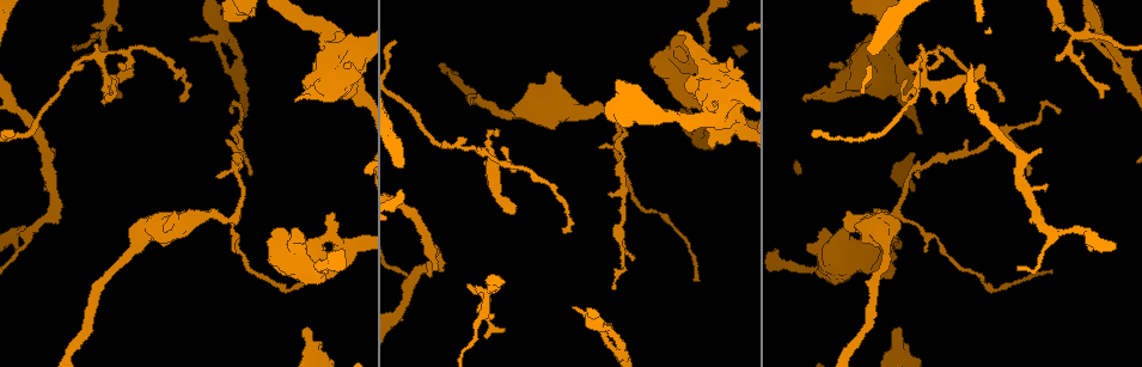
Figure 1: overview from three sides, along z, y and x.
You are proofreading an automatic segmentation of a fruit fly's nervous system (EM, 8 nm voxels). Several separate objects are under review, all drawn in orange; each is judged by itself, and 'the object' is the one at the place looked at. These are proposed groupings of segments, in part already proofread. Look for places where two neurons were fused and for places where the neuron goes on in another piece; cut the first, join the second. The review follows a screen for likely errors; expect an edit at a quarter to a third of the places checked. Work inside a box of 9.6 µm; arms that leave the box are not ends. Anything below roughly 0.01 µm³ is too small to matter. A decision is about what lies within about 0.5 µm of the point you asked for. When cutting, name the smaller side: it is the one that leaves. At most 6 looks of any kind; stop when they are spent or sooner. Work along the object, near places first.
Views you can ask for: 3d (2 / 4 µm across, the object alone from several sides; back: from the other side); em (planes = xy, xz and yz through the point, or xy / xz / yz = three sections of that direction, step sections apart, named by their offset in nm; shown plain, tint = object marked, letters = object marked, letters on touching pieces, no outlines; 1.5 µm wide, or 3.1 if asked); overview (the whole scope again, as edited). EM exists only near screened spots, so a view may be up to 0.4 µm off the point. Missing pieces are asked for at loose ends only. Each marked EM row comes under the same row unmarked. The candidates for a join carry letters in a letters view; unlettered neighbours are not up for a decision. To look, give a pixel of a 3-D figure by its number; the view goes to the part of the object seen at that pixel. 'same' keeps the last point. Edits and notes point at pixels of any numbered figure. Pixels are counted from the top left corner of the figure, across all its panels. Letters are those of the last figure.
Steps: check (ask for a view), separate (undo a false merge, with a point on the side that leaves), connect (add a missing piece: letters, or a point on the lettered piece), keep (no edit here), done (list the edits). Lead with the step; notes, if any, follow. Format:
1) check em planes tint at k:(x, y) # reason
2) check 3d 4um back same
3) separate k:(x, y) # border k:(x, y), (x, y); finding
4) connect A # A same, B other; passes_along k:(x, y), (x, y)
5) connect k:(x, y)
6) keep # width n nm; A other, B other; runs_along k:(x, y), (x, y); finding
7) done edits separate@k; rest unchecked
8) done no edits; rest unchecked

check 3d 4um at 1:(892, 246) # stops while still wide

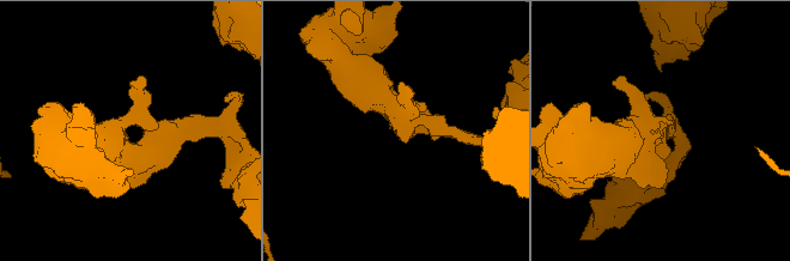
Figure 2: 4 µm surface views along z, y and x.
check em planes letters at 2:(660, 127) # arm_widths 200, 400 nm

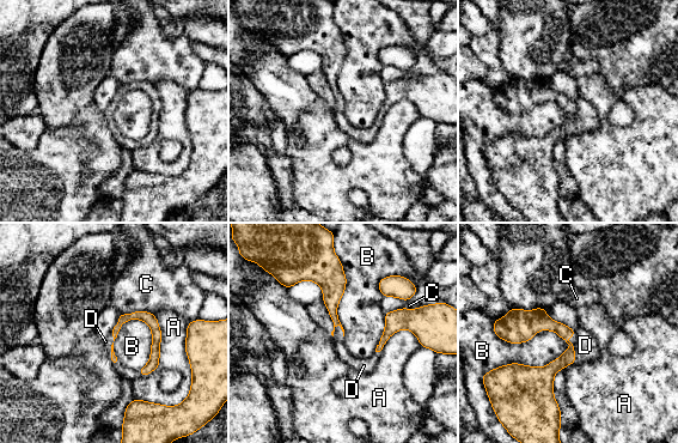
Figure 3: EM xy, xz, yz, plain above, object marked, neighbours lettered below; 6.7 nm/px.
connect D # A other, B other, C other, D same; it goes on there

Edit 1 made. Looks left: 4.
check em planes letters at 1:(514, 212)

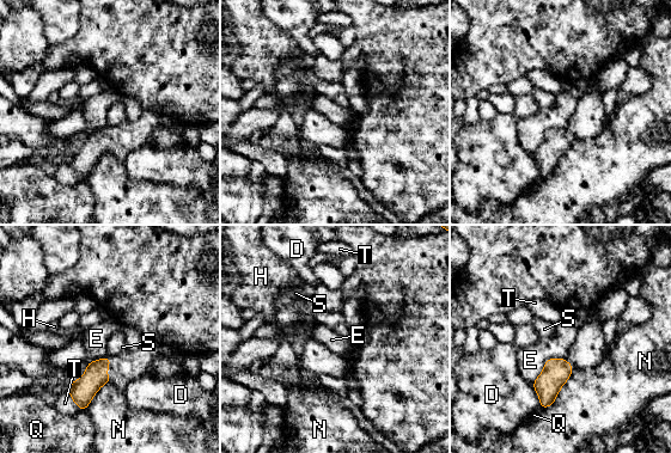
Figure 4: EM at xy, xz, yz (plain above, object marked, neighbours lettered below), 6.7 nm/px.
keep # D other, E other, H other, N other, Q other, S other, T other; border 4:(574, 367), (555, 401), (541, 409); none of them fits

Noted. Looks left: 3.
check 3d 4um at 1:(232, 114) # tapers out

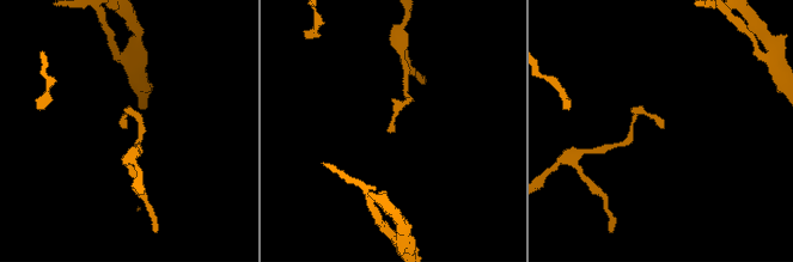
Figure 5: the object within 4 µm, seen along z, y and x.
check em planes letters at 5:(661, 126)

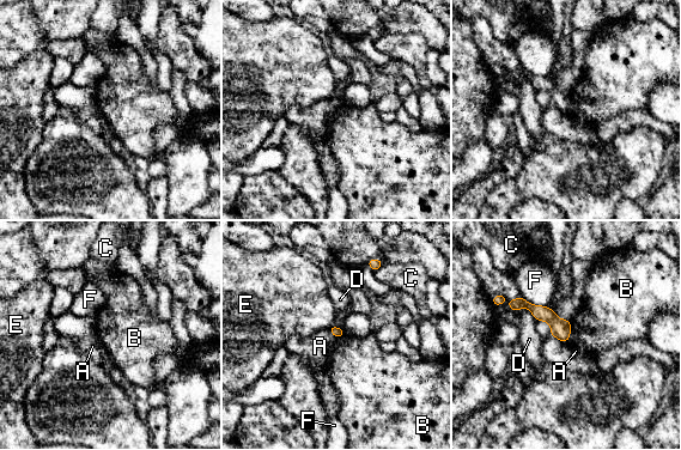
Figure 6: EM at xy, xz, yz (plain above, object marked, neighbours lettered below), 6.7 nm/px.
keep # width 70 nm; A other, B other, C other, D other, E other, F other; runs_along 6:(500, 300), (546, 314), (565, 338); none of them fits

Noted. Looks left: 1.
done edits connect@3; rest unchecked

